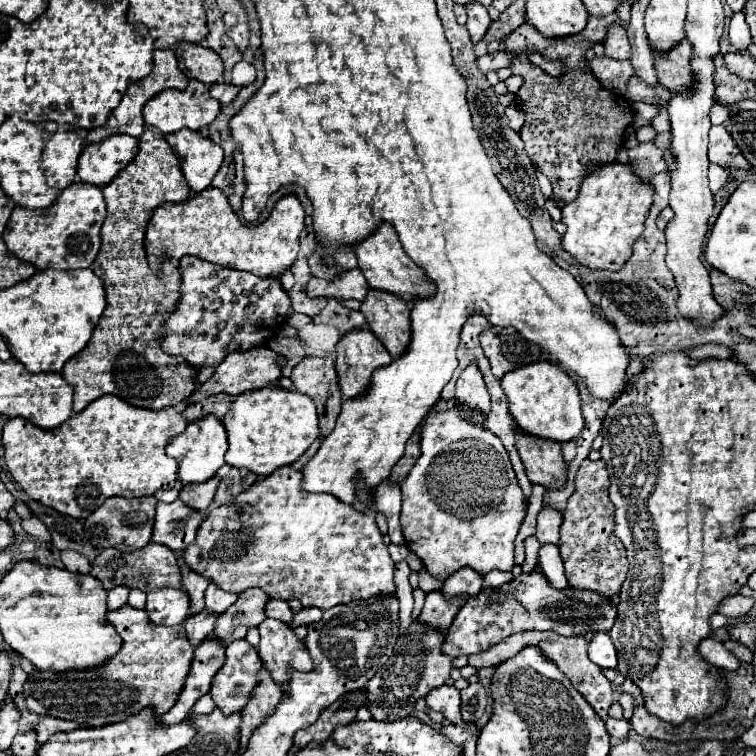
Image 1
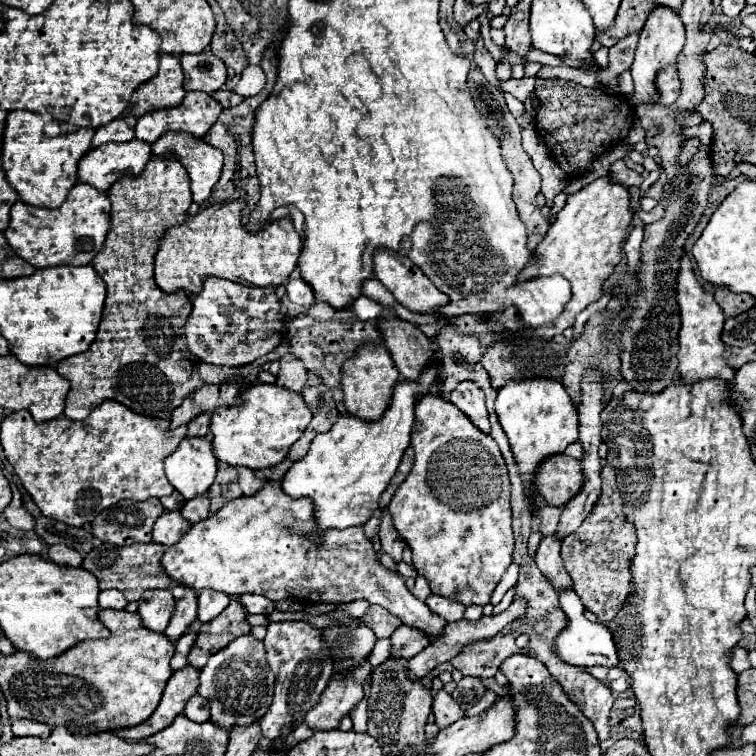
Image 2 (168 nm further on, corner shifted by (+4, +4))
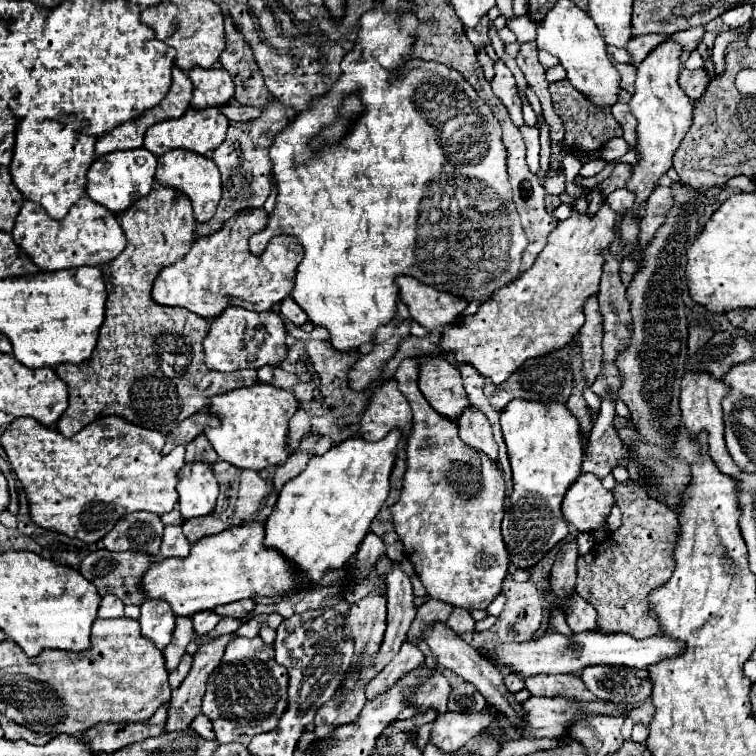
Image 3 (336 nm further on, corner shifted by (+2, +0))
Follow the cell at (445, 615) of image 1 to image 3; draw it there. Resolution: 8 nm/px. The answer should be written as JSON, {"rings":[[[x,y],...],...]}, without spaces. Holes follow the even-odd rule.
{"rings":[[[402,645],[400,653],[366,685],[366,699],[370,701],[386,693],[394,683],[398,683],[398,679],[402,679],[402,675],[420,665],[424,665],[422,651],[416,645]]]}

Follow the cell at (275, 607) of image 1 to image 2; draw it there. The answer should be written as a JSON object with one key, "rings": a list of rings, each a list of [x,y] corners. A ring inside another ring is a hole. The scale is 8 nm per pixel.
{"rings":[[[240,595],[238,601],[246,607],[248,613],[262,613],[262,615],[270,615],[276,611],[274,601],[270,601],[264,595]]]}

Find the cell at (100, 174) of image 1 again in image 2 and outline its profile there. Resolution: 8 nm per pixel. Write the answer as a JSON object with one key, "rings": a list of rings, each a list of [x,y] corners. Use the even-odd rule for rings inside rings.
{"rings":[[[132,139],[128,143],[104,143],[104,147],[94,147],[80,159],[78,179],[100,191],[108,191],[114,181],[126,175],[136,175],[144,169],[150,159],[150,143]]]}

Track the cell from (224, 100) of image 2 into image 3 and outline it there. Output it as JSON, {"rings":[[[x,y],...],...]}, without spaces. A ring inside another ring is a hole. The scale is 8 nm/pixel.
{"rings":[[[234,103],[222,107],[220,111],[222,111],[230,121],[240,121],[240,123],[254,121],[254,119],[258,119],[258,115],[262,113],[262,111],[256,109],[256,107],[244,107],[244,105],[234,105]]]}

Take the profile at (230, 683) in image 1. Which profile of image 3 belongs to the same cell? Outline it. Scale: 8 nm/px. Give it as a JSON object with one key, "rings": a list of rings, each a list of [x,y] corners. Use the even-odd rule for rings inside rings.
{"rings":[[[236,637],[228,643],[218,675],[210,675],[206,695],[202,699],[202,713],[212,721],[218,743],[244,743],[262,731],[274,731],[282,711],[286,711],[288,675],[274,659],[274,649],[260,637]]]}

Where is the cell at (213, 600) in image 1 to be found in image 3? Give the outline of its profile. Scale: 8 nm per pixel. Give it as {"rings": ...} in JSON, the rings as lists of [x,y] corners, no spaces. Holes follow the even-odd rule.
{"rings":[[[200,611],[198,615],[192,615],[192,627],[198,635],[210,633],[218,625],[220,617],[214,615],[214,611]]]}

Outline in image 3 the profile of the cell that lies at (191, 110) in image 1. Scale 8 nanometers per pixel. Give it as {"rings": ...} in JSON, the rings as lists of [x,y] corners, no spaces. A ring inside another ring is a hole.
{"rings":[[[216,107],[190,109],[186,111],[186,115],[182,115],[182,119],[162,121],[150,127],[150,131],[146,131],[146,137],[144,137],[144,147],[156,157],[172,149],[188,149],[198,155],[206,155],[208,151],[214,151],[214,147],[218,147],[226,139],[226,129],[228,129],[228,119],[220,113],[220,109]]]}

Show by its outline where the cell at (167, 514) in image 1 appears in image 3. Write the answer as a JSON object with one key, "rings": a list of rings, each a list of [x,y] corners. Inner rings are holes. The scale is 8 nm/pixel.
{"rings":[[[166,525],[160,555],[162,557],[186,557],[190,553],[190,543],[182,533],[182,527]]]}

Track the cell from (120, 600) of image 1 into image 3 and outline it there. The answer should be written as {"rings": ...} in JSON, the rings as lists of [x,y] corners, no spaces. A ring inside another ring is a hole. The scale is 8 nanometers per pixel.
{"rings":[[[106,595],[106,597],[100,601],[98,617],[102,617],[102,619],[124,617],[124,603],[122,603],[118,597],[114,597],[114,595]]]}

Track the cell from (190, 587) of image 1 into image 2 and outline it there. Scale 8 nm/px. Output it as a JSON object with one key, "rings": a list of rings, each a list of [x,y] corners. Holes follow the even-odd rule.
{"rings":[[[178,583],[172,587],[172,595],[176,599],[176,611],[166,627],[166,635],[176,641],[194,621],[196,621],[196,607],[198,607],[198,601],[196,601],[196,591],[192,591],[192,587],[180,587]]]}

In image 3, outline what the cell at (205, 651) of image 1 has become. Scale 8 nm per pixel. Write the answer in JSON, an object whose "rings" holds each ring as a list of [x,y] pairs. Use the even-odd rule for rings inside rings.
{"rings":[[[162,705],[146,723],[102,723],[84,731],[80,739],[86,739],[94,753],[114,753],[126,745],[144,741],[154,735],[164,733],[166,723],[166,705]]]}

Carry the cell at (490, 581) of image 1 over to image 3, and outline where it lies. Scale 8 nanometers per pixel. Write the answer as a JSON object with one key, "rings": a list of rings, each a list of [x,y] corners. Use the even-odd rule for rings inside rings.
{"rings":[[[456,607],[456,609],[450,613],[446,625],[450,625],[450,629],[456,631],[456,633],[474,631],[474,619],[470,617],[470,613],[468,613],[466,609],[460,609],[460,607]]]}

